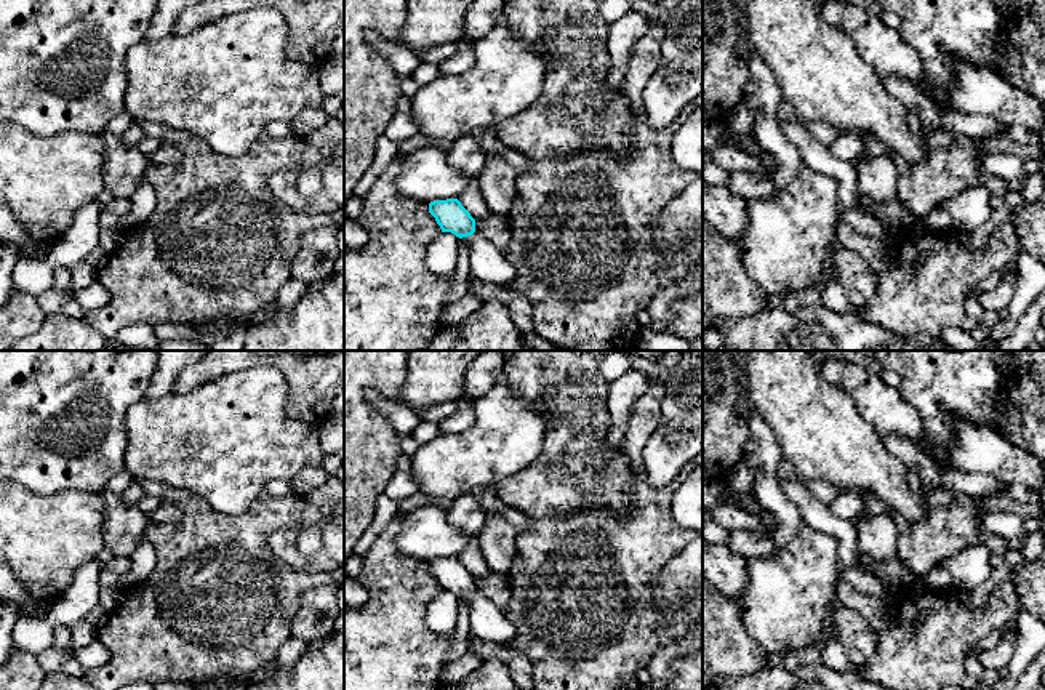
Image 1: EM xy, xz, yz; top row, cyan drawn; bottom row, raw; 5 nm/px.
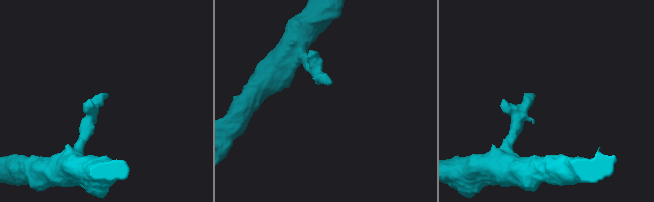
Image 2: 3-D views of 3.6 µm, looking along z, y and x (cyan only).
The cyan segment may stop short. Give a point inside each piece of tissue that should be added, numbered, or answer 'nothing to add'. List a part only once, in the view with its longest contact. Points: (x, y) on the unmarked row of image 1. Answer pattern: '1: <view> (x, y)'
1: xz (488, 621)

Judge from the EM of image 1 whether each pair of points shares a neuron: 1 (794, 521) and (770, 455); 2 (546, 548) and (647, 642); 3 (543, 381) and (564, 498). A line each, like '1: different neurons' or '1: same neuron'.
1: same neuron
2: same neuron
3: same neuron

